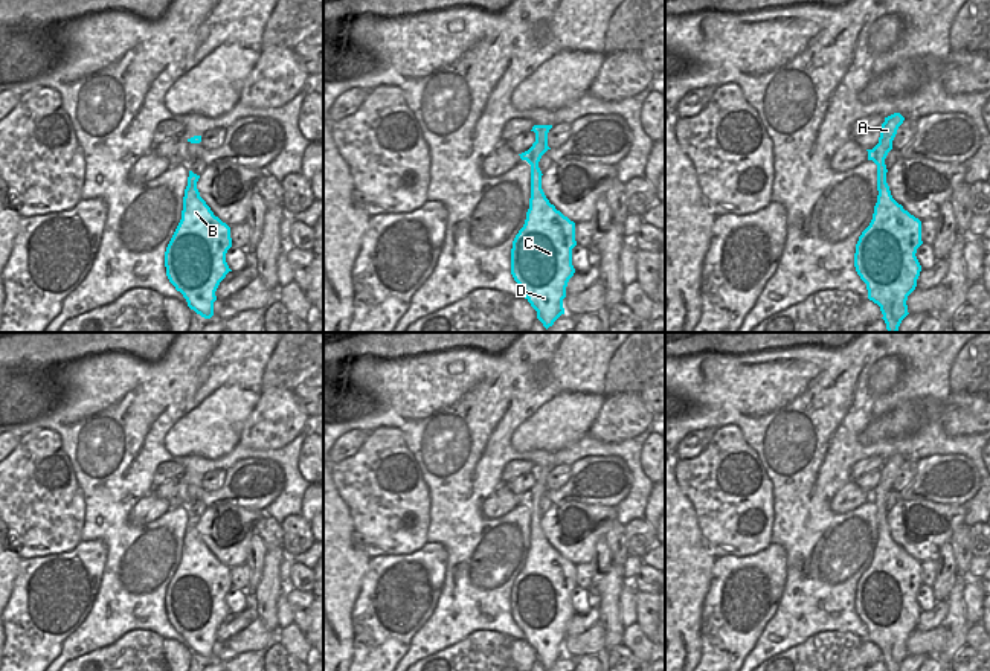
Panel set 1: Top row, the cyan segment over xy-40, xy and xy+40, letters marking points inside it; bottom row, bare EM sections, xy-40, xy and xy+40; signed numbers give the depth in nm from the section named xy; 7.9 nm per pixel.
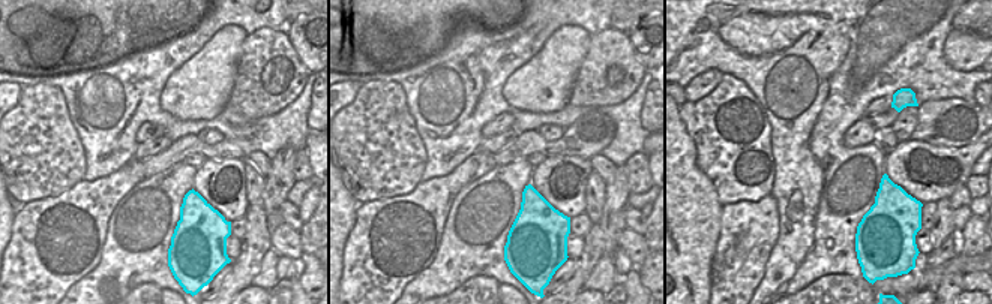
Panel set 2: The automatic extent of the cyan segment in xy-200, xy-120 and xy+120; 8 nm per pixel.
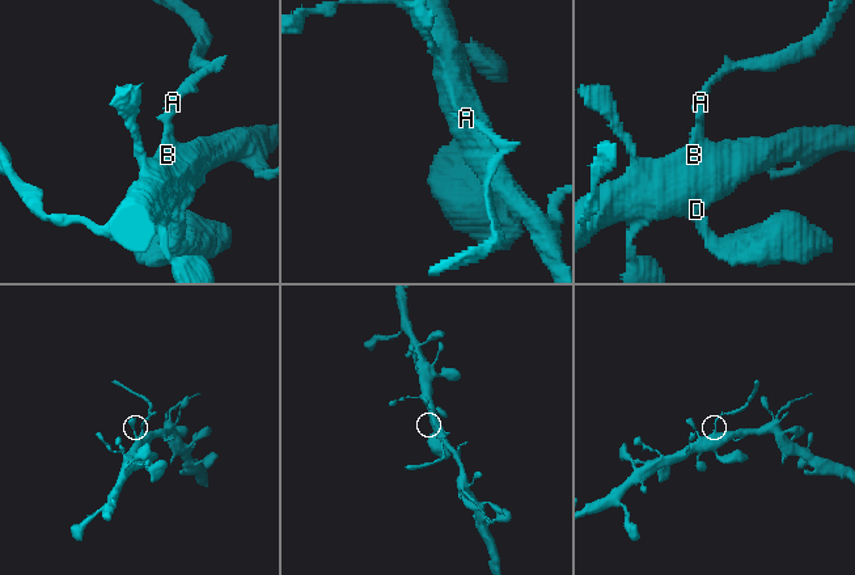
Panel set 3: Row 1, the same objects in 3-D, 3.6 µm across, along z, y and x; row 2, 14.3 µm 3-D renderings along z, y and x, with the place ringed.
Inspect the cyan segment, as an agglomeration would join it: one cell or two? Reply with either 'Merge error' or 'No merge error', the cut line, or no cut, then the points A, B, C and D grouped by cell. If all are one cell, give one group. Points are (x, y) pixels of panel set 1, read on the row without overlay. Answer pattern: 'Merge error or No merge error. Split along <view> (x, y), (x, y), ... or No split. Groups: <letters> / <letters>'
Merge error. Split along xy+40 (877, 507), (882, 513), (887, 513). Groups: A / B C D

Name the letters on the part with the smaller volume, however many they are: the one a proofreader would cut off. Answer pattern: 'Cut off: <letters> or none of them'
Cut off: A

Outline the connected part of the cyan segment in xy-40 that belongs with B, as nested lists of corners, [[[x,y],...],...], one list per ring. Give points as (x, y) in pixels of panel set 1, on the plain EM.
[[[189,512],[182,561],[166,589],[165,608],[169,624],[183,636],[188,648],[211,660],[215,633],[232,613],[226,604],[232,580],[230,569],[200,538],[198,520]]]

